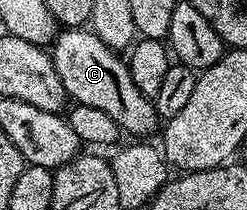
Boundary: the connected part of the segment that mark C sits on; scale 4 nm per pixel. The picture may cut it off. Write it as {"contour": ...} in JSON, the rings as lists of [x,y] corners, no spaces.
{"contour":[[[66,28],[59,33],[52,43],[49,56],[54,62],[56,76],[60,76],[60,84],[64,84],[67,99],[77,105],[88,108],[100,108],[116,120],[116,124],[126,133],[134,136],[150,136],[154,125],[160,122],[153,101],[136,88],[130,75],[130,67],[120,59],[119,51],[108,48],[100,36],[96,36],[89,28]]]}

